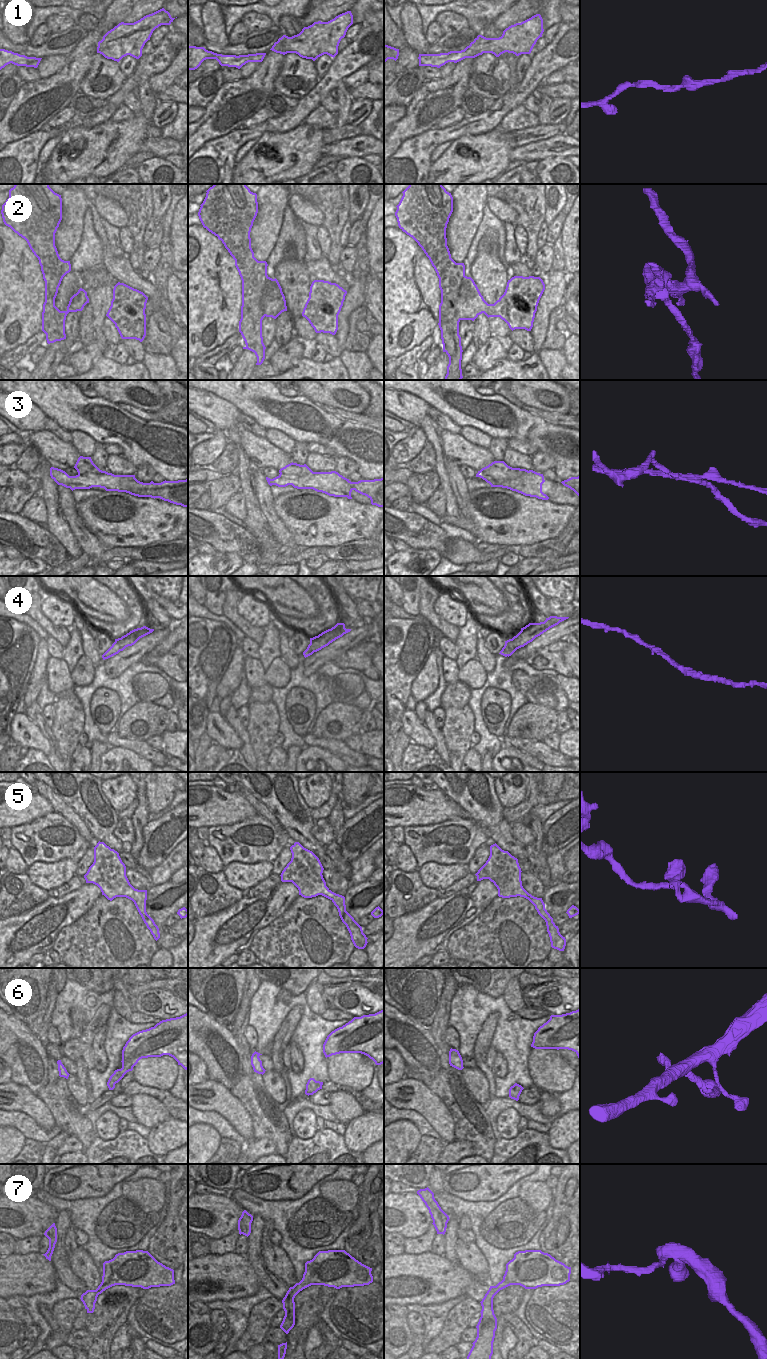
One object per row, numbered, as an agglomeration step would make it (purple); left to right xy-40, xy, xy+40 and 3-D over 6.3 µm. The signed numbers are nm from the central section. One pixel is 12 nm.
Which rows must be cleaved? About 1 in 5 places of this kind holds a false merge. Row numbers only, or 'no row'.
2, 3

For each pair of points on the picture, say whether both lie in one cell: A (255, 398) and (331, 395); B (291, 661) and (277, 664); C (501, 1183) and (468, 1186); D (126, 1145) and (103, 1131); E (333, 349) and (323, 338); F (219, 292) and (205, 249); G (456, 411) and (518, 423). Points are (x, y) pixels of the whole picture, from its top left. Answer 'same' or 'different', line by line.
A: different
B: different
C: same
D: different
E: same
F: same
G: same

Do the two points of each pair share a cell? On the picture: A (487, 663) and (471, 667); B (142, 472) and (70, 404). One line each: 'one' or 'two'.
A: two
B: two

